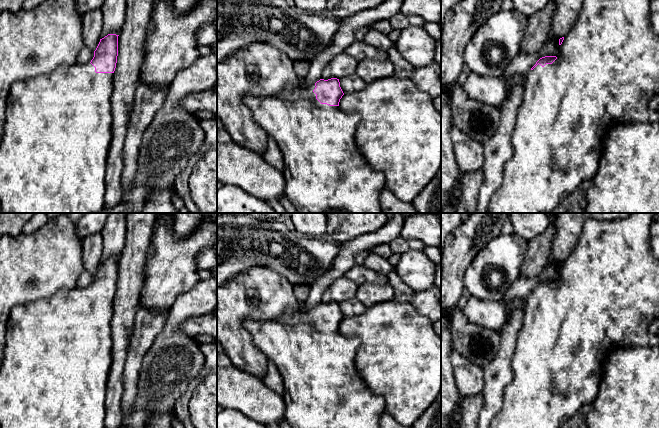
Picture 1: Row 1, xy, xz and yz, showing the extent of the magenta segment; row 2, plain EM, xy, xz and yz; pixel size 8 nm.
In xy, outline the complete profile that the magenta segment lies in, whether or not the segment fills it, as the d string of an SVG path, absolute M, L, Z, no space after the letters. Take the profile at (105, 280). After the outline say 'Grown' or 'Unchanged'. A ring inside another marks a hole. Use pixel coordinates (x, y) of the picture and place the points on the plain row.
M108 258L100 263L89 287L61 289L50 297L15 305L11 309L0 367L0 428L105 428L118 260Z. Grown

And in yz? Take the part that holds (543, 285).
M633 213L627 218L614 221L588 219L581 237L569 256L559 263L558 280L545 280L527 295L524 318L517 334L516 348L512 359L513 380L504 392L504 403L489 428L559 428L568 418L578 413L587 404L593 404L599 392L603 362L606 353L616 347L647 347L659 345L659 339L651 331L651 326L659 318L659 261L652 254L650 246L650 229L656 213Z. Grown

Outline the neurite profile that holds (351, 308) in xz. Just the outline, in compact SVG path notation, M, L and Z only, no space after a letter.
M358 299L342 301L339 303L340 311L344 318L356 317L367 310L367 307Z

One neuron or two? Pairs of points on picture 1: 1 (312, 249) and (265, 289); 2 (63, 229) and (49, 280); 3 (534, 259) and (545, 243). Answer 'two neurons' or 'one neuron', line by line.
1: two neurons
2: one neuron
3: one neuron

